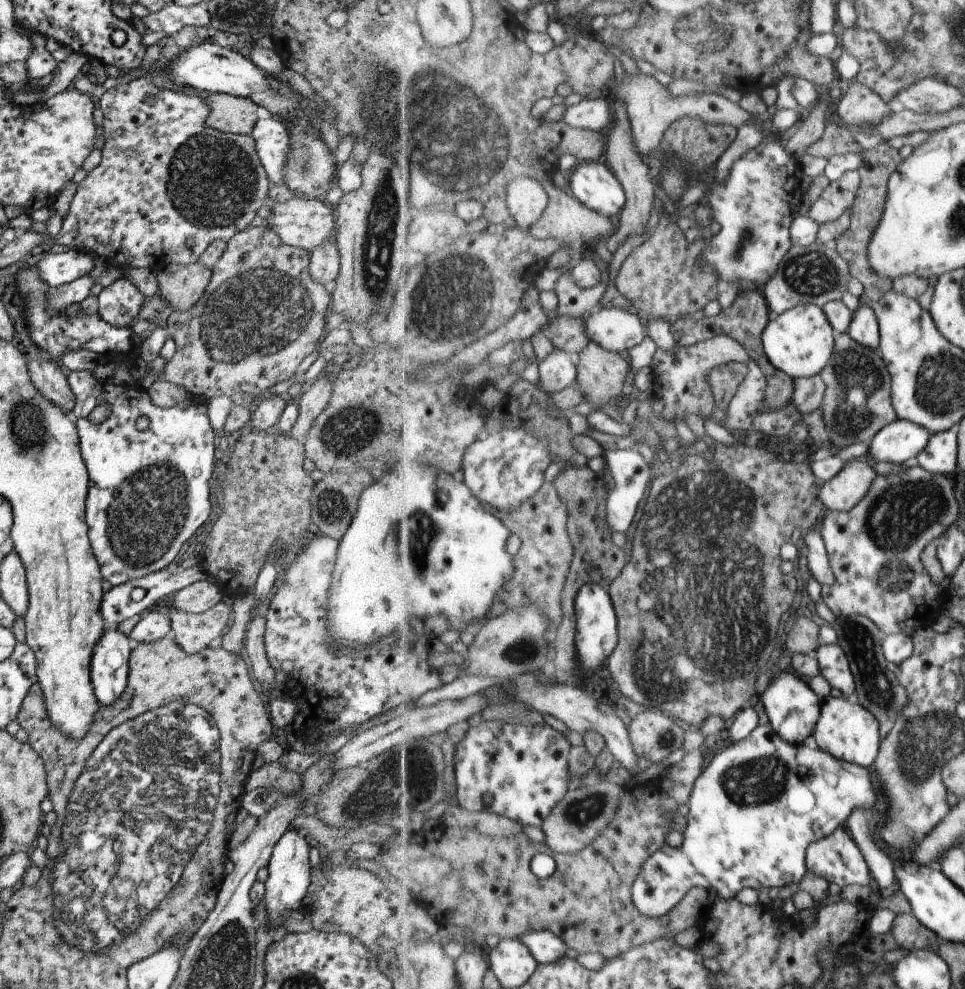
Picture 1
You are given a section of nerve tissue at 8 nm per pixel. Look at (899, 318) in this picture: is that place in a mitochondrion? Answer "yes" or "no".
no

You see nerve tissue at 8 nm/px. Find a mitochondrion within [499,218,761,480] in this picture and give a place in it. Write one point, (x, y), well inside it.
(736, 253)

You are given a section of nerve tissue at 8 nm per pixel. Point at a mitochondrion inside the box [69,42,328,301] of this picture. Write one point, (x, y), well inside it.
(210, 181)

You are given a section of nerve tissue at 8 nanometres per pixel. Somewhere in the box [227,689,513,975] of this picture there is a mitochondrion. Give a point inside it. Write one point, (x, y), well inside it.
(407, 778)

